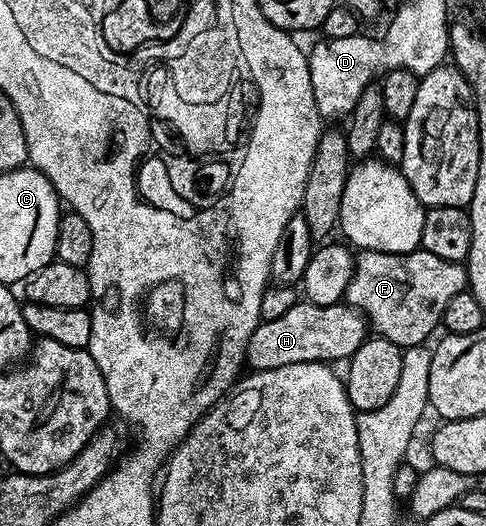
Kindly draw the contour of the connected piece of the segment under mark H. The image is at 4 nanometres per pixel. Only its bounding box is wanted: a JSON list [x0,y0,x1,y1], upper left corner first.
[244,300,370,371]

